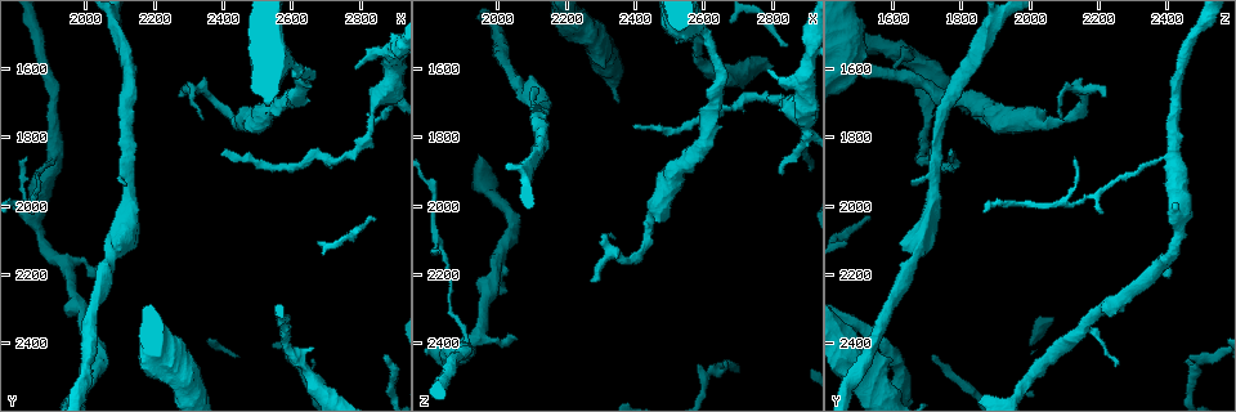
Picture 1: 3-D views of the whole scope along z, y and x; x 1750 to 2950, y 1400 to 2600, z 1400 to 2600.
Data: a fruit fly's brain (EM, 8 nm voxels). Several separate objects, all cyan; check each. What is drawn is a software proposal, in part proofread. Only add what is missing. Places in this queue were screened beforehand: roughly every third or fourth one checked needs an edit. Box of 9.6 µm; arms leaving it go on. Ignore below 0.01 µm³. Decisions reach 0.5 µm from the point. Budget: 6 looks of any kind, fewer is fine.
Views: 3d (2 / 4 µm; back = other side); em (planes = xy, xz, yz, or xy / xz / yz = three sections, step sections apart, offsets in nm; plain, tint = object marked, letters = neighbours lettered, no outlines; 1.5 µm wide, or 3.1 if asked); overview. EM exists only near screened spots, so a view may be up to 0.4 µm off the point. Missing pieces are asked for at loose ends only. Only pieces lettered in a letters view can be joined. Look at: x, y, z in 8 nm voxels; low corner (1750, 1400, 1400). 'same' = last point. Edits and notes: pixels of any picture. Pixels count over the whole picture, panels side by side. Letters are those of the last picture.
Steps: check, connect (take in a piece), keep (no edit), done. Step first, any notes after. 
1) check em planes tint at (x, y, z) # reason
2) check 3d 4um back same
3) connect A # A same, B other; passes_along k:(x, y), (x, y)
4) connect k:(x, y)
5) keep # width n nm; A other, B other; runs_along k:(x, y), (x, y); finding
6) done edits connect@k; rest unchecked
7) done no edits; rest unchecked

check em planes letters at (2840, 2040, 1540)

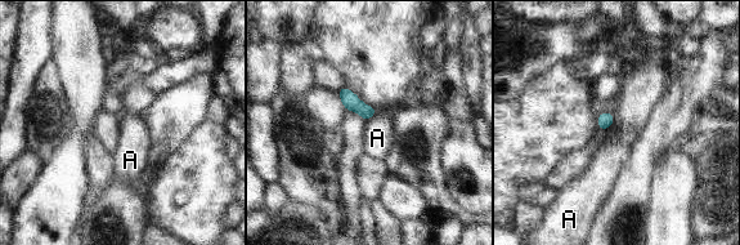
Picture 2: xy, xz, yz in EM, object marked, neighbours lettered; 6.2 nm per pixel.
keep # A other; border 2:(614, 114), (614, 121), (608, 128); none of them fits

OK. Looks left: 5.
check 3d 2um at (2790, 1600, 1600) # an open end

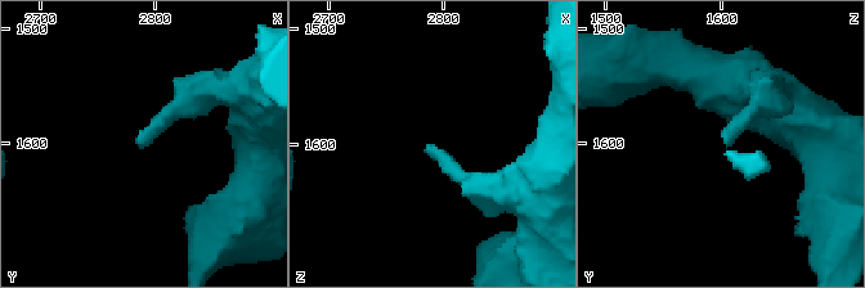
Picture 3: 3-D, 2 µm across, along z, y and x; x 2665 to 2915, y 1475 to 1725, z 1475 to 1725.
check em yz step 8 letters at (2784, 1602, 1608) # shape alone is not enough

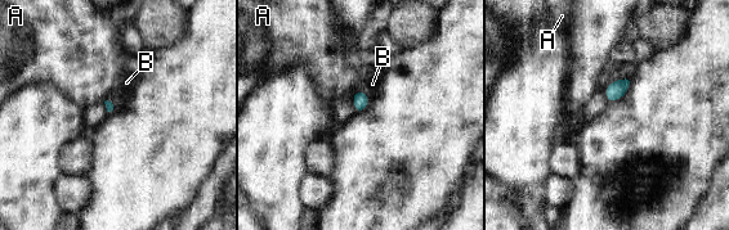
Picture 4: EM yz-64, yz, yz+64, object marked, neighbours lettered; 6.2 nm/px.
keep # longest_contact B 120 nm; A other, B other; no lettered piece goes on from it

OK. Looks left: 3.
check 3d 2um at (2010, 2470, 2250) # tapers out

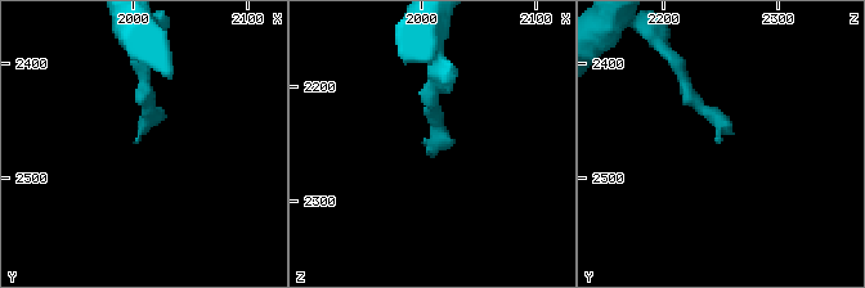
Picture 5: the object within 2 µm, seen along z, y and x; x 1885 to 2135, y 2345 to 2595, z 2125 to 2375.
check em planes letters at (2008, 2472, 2248) # now the EM

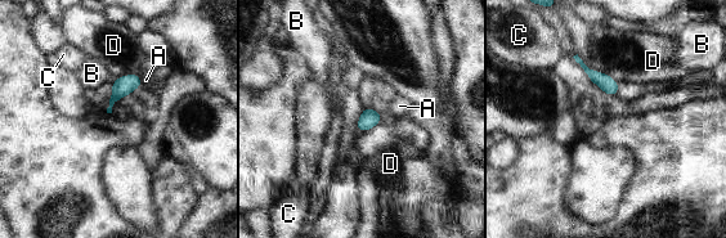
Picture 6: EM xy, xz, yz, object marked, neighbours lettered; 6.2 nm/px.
keep # A other, B other, C other, D other; border 6:(596, 70), (608, 73), (618, 84); no lettered piece goes on from it

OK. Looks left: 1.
done no edits; rest unchecked

